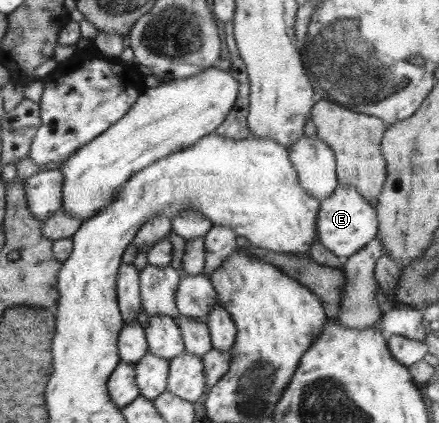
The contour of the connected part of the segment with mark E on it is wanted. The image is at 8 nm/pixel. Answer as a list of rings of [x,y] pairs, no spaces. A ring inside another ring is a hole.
[[[339,184],[331,196],[322,199],[320,210],[317,223],[318,239],[321,244],[342,260],[361,251],[377,235],[375,209],[367,201],[363,201],[362,194],[354,185]]]

